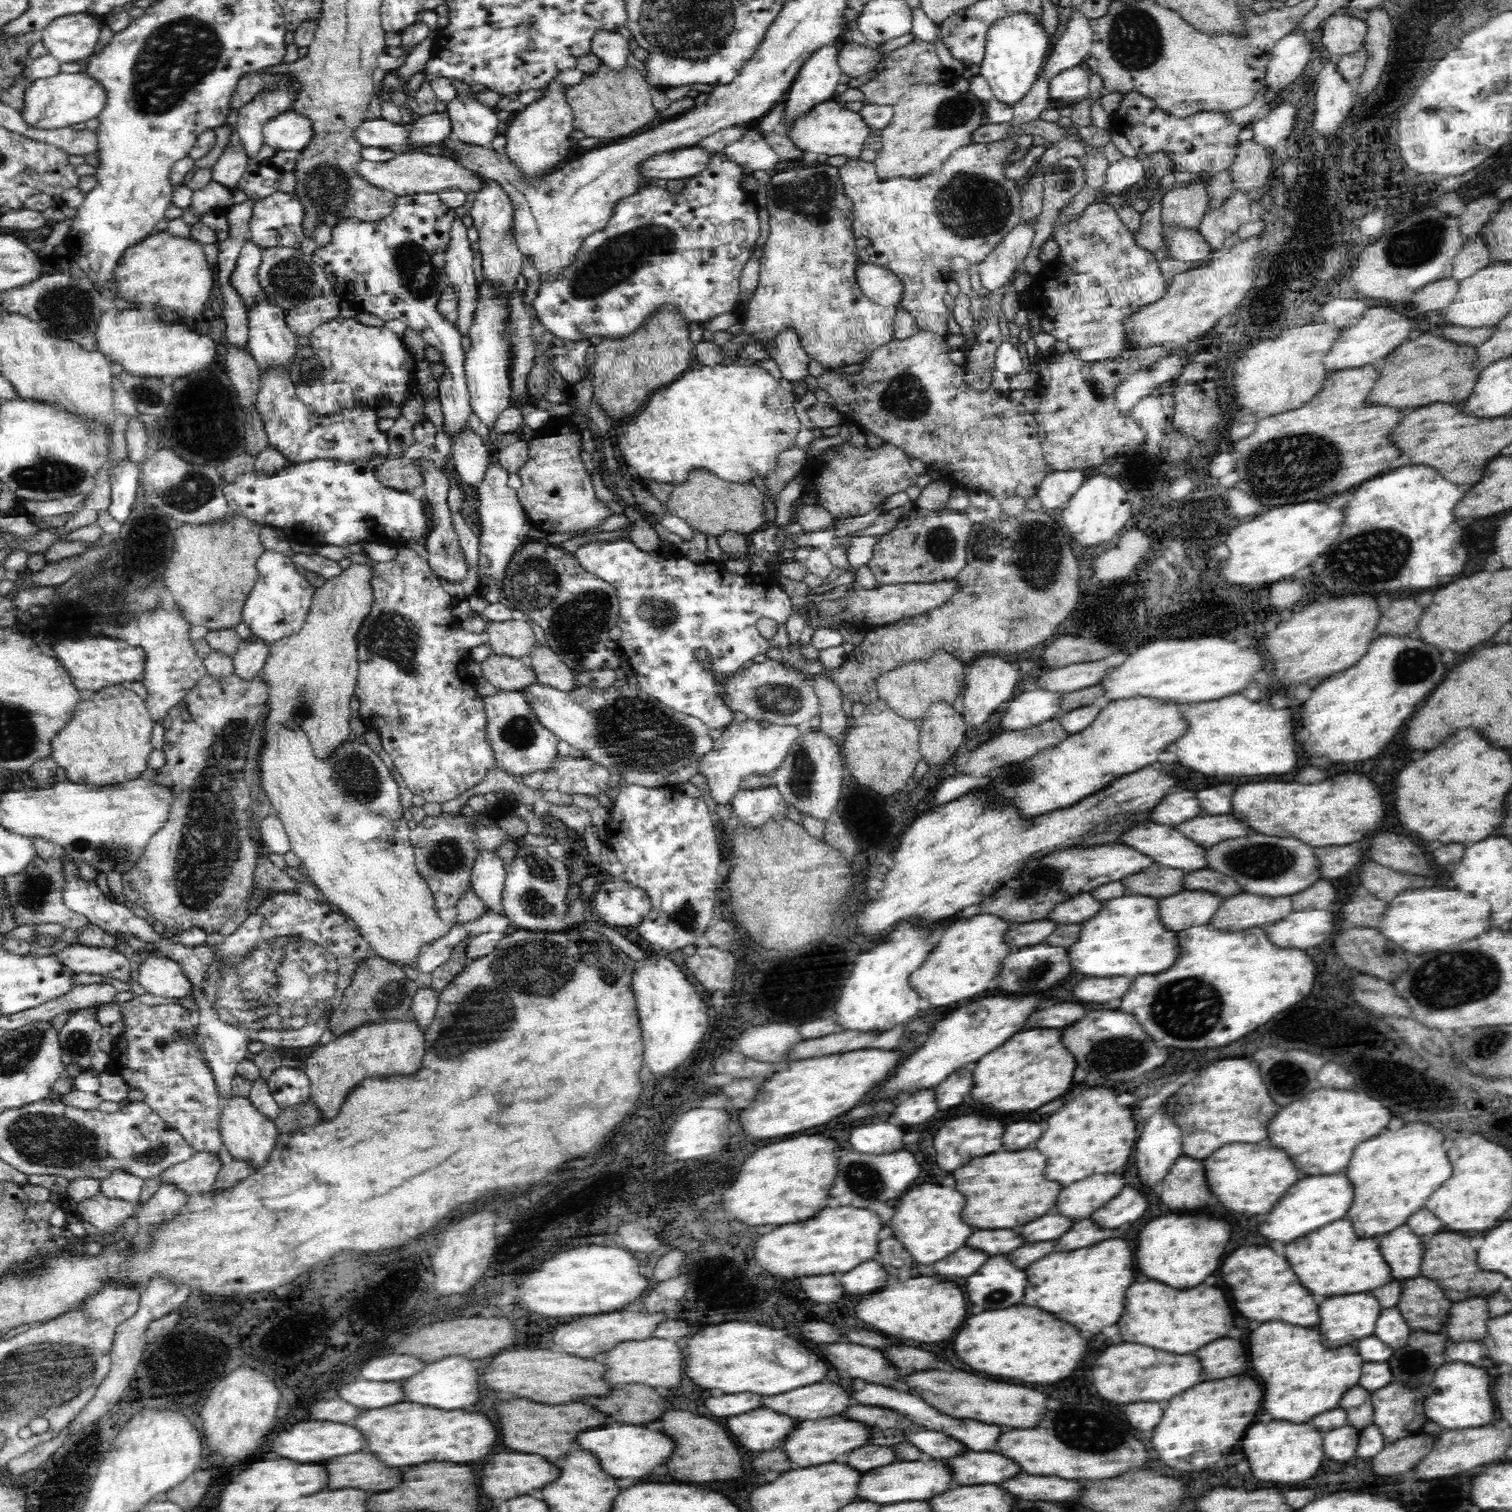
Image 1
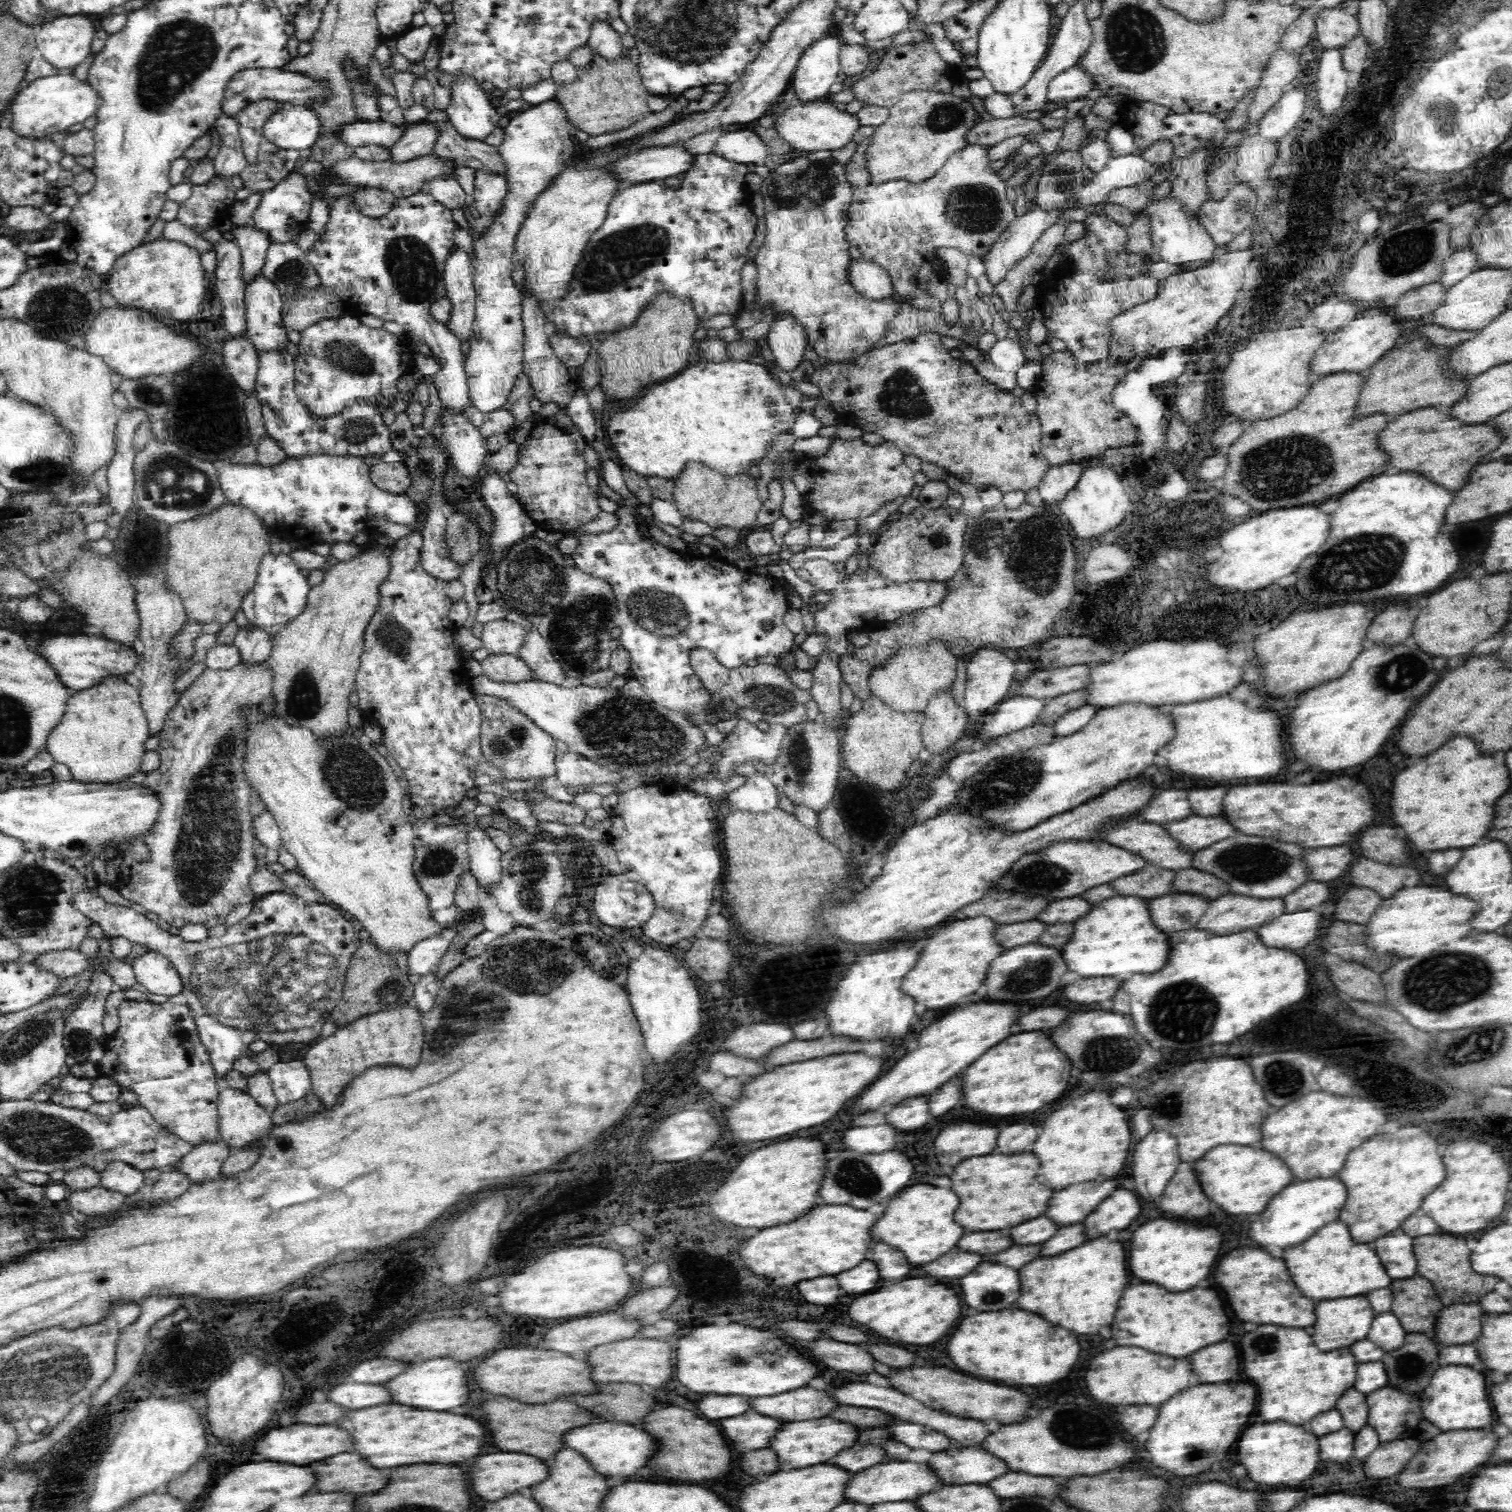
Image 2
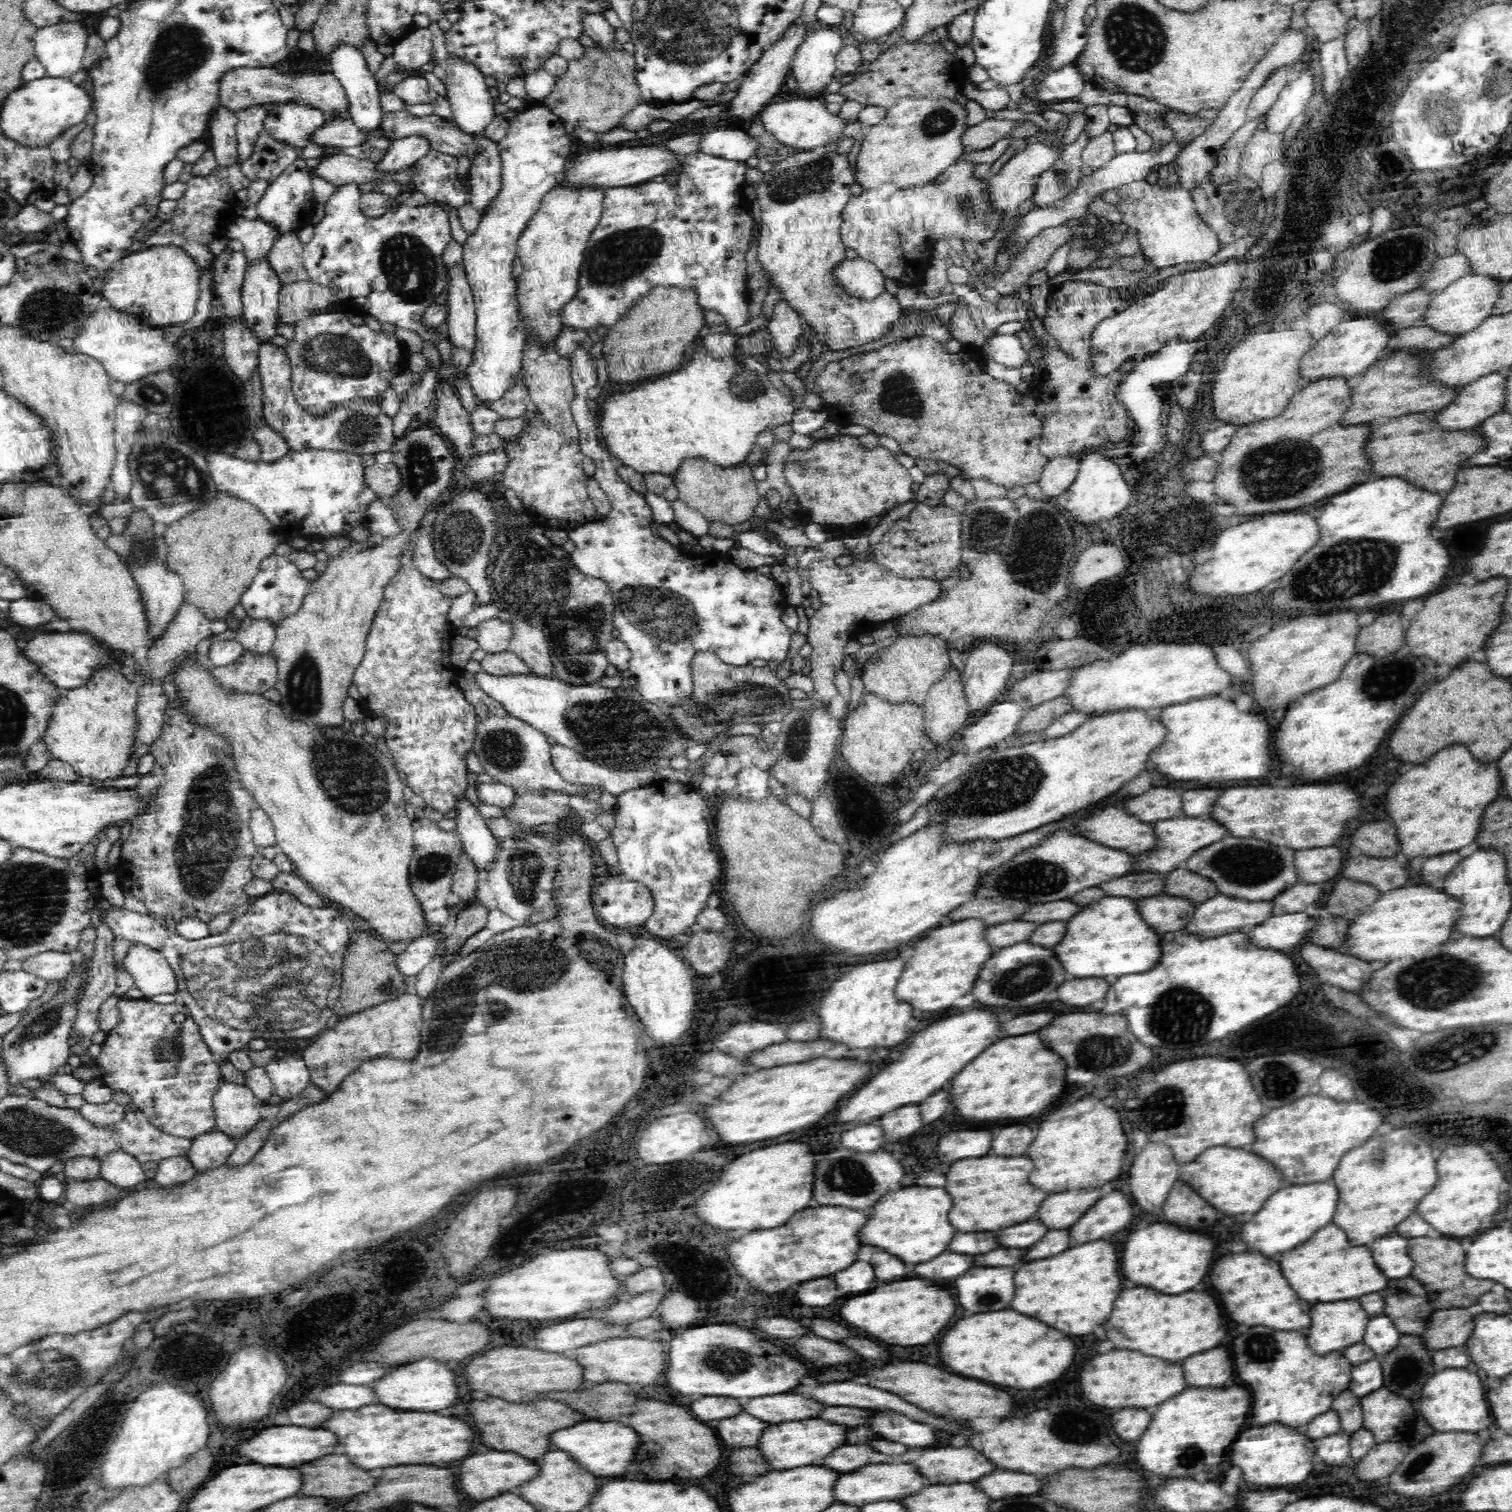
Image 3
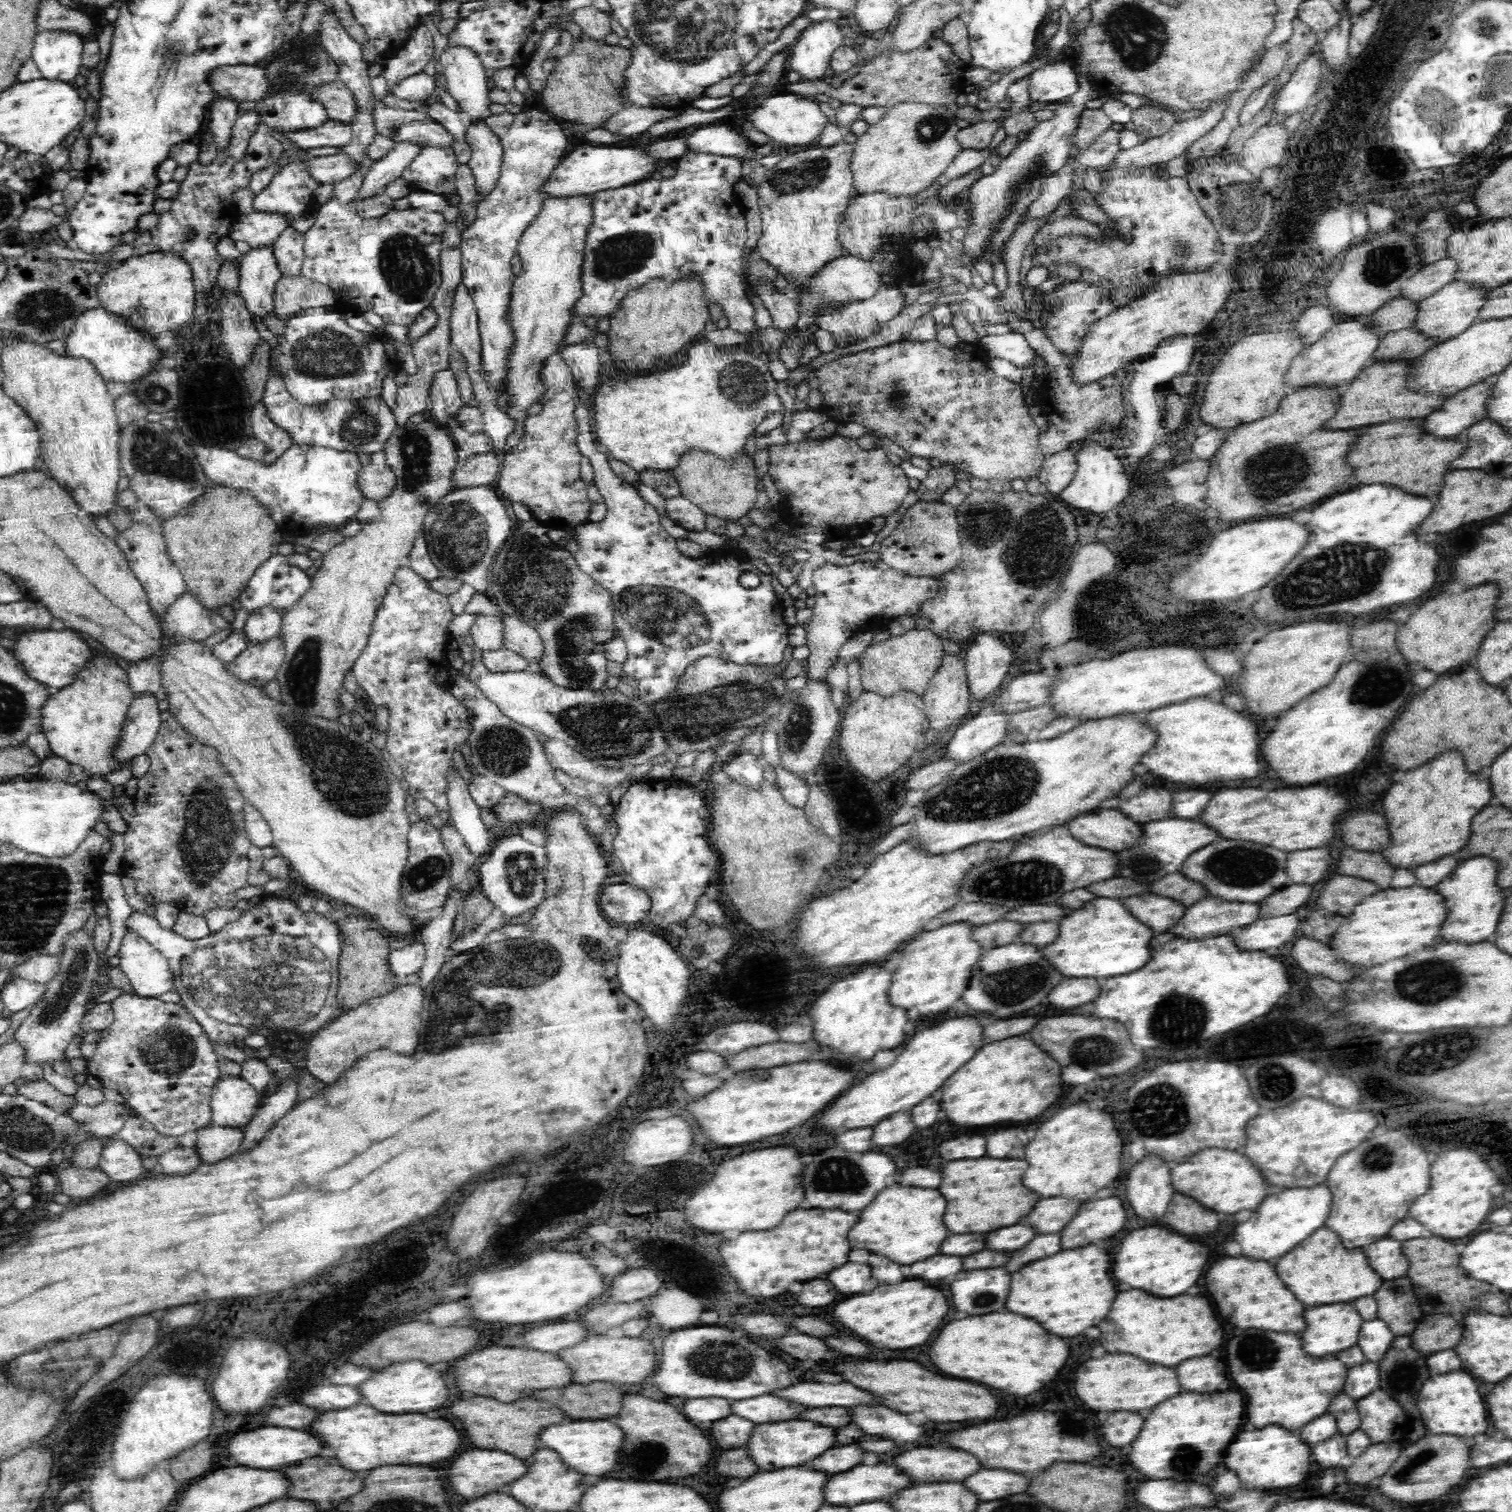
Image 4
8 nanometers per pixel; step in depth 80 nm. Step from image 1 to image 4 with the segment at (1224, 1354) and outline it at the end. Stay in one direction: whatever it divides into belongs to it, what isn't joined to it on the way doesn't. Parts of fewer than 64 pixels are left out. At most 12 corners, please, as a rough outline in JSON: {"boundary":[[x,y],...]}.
{"boundary":[[1214,1356],[1186,1360],[1176,1370],[1182,1390],[1214,1392],[1228,1380]]}

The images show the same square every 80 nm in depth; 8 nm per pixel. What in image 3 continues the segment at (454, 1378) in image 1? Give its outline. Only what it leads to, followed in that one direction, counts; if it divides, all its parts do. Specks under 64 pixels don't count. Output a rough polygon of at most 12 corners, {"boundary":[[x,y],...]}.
{"boundary":[[440,1360],[394,1368],[374,1400],[438,1412],[456,1402],[454,1370]]}

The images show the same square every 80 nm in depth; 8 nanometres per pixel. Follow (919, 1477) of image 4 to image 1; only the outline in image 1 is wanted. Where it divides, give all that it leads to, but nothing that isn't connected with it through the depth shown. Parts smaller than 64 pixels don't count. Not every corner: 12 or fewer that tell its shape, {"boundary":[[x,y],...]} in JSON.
{"boundary":[[970,1450],[948,1460],[958,1484],[1002,1484],[1018,1464]]}

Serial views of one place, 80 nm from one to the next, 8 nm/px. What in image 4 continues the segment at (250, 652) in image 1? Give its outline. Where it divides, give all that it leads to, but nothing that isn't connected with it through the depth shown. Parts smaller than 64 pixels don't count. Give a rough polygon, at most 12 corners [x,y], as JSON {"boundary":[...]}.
{"boundary":[[273,606],[249,614],[243,633],[248,643],[280,633],[283,614]]}

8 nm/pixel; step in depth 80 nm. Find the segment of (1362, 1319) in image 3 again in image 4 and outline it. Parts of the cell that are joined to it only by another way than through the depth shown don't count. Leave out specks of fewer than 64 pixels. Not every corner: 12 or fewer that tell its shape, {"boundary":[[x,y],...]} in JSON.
{"boundary":[[1354,1304],[1304,1314],[1304,1350],[1336,1354],[1358,1344],[1364,1324]]}

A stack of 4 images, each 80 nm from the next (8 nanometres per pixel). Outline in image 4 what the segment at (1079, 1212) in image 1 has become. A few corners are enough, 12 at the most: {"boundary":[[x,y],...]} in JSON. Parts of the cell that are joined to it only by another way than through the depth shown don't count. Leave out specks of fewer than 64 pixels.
{"boundary":[[1040,1200],[1026,1216],[1038,1234],[1060,1232],[1084,1200]]}

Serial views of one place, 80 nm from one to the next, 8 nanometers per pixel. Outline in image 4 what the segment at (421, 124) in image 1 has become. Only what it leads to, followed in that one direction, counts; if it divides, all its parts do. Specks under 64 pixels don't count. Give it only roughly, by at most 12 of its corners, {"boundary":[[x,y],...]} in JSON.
{"boundary":[[397,142],[373,162],[358,188],[356,204],[386,192],[420,154],[420,142]]}

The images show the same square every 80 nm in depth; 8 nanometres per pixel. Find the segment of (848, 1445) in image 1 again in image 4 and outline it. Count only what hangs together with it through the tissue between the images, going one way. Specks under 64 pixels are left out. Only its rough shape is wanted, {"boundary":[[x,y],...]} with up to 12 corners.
{"boundary":[[806,1420],[758,1424],[746,1448],[758,1470],[802,1466],[836,1442]]}

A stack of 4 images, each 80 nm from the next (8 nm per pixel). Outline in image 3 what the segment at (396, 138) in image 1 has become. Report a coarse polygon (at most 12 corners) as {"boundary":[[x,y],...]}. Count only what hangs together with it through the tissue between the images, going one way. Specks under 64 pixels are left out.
{"boundary":[[332,118],[310,134],[310,143],[340,148],[385,138],[382,127],[367,134],[352,121]]}

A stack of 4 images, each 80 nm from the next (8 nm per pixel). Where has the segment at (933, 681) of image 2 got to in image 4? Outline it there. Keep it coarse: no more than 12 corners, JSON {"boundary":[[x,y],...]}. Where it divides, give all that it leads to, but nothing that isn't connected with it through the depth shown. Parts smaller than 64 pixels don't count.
{"boundary":[[915,628],[860,654],[863,690],[922,697],[940,637]]}

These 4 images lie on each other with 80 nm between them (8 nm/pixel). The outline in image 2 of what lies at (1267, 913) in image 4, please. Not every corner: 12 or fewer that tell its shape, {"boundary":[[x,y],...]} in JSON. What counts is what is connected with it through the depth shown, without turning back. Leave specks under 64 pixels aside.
{"boundary":[[1305,882],[1282,897],[1286,912],[1314,909],[1330,898],[1326,882]]}

